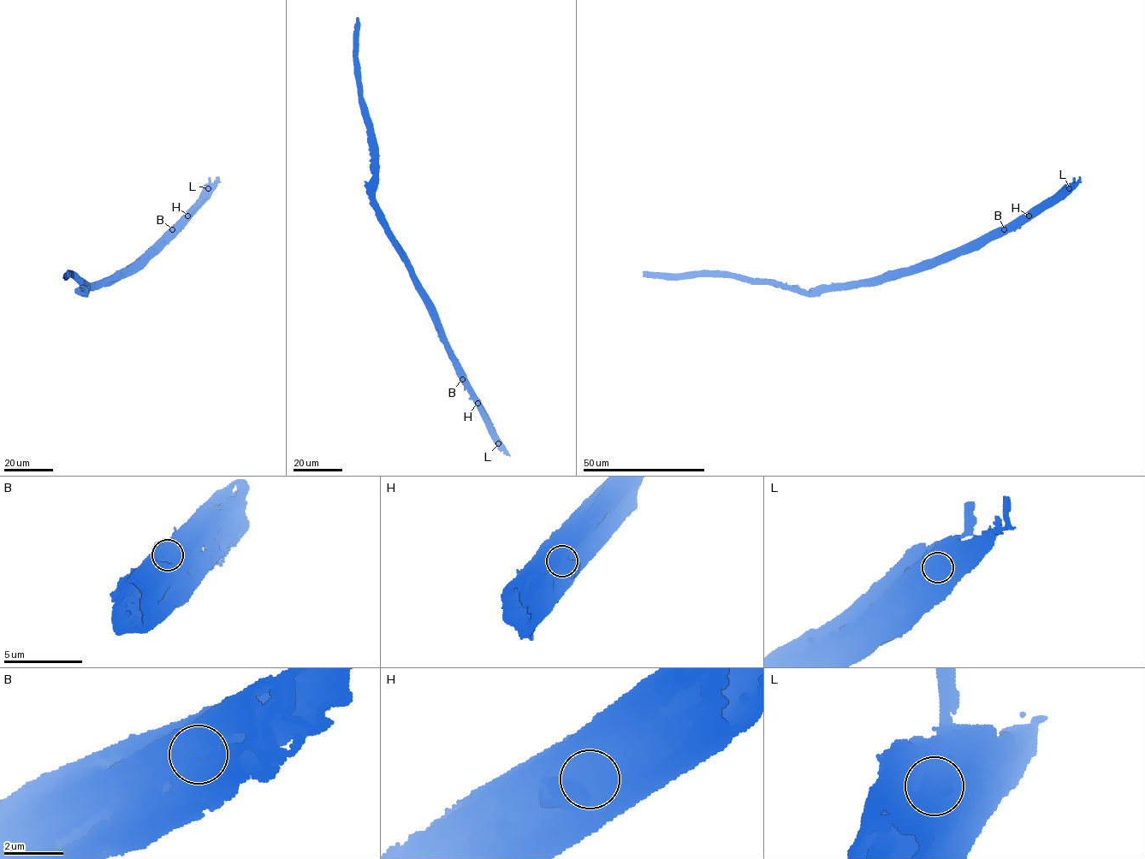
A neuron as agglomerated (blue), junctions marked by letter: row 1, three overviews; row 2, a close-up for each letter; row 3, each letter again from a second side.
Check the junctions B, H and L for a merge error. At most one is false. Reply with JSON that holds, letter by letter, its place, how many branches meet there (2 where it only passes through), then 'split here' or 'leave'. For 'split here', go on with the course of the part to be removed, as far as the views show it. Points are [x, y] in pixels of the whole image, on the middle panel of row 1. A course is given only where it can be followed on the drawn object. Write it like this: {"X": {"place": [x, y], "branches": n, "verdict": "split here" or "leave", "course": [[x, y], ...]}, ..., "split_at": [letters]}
{"B": {"place": [462, 379], "branches": 1, "verdict": "leave"}, "H": {"place": [477, 403], "branches": 1, "verdict": "leave"}, "L": {"place": [498, 443], "branches": 1, "verdict": "leave"}, "split_at": []}

